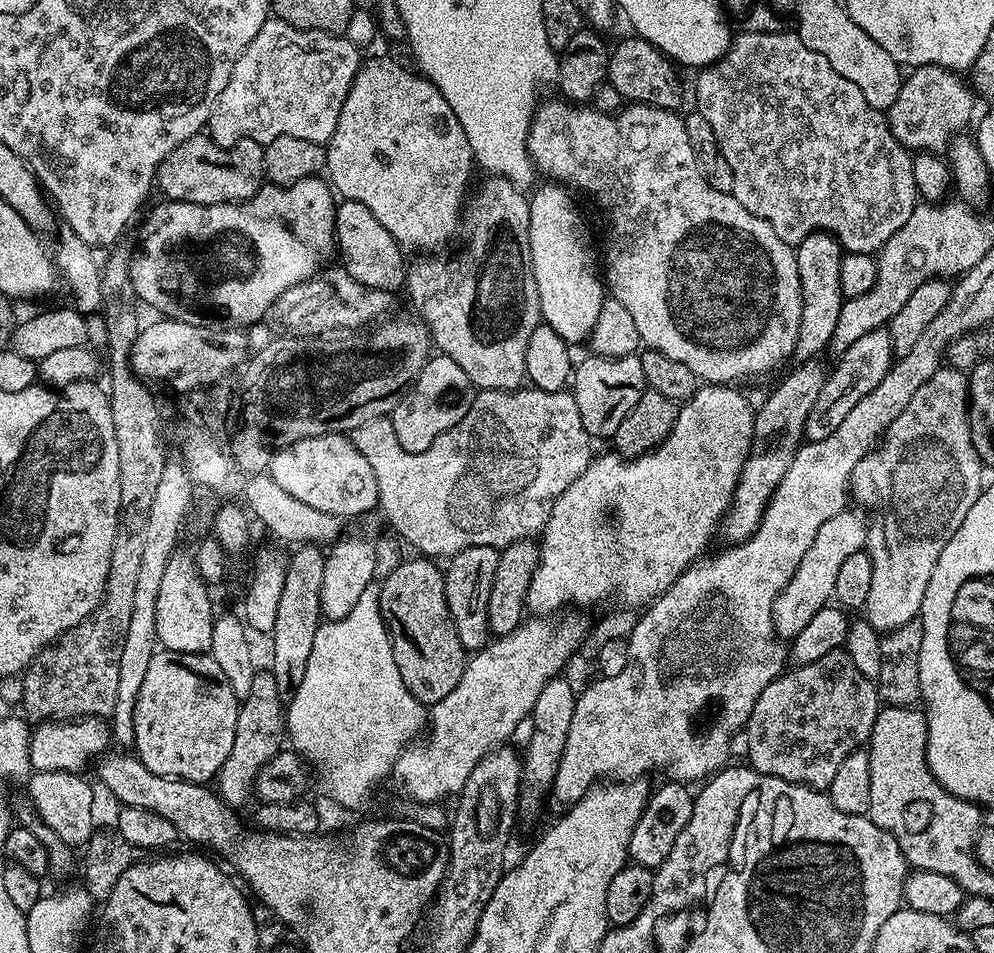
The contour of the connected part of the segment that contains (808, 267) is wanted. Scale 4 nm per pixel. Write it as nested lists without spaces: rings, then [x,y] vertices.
[[[812,232],[802,243],[795,245],[794,251],[804,307],[794,356],[797,361],[803,362],[819,357],[819,352],[831,345],[834,326],[838,326],[838,314],[842,314],[845,301],[838,280],[842,249],[831,232]]]

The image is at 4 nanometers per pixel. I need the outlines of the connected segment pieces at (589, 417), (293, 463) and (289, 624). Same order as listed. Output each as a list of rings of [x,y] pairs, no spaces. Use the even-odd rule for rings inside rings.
[[[588,354],[581,364],[579,361],[575,365],[570,391],[578,402],[578,414],[582,414],[582,426],[586,426],[589,436],[615,437],[618,426],[622,426],[622,418],[634,410],[634,402],[646,391],[639,355],[610,358]]]
[[[342,432],[302,438],[290,446],[275,449],[270,475],[282,490],[298,498],[298,502],[306,502],[306,506],[314,506],[314,510],[341,518],[360,516],[380,503],[378,482],[374,470],[370,470],[370,462],[358,454],[351,439]]]
[[[299,545],[293,552],[285,563],[281,599],[278,601],[277,617],[274,618],[274,630],[270,634],[270,670],[282,698],[291,697],[298,682],[302,682],[310,650],[314,646],[314,635],[322,623],[321,588],[325,573],[325,553],[319,545]]]

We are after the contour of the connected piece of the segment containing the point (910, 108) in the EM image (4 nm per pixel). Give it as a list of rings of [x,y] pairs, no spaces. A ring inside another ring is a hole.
[[[922,64],[913,67],[909,72],[912,73],[903,77],[898,98],[894,98],[894,106],[886,110],[890,130],[909,153],[947,153],[953,136],[961,135],[967,129],[964,127],[973,123],[972,111],[976,108],[977,97],[969,81],[959,80],[956,77],[959,75],[951,68]]]

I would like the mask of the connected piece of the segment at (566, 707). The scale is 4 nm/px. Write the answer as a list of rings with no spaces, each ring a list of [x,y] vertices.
[[[564,679],[548,680],[546,686],[542,686],[542,694],[538,694],[538,702],[534,702],[532,707],[532,733],[528,736],[528,749],[523,749],[522,752],[523,807],[524,804],[528,808],[538,807],[544,792],[546,796],[556,778],[566,738],[570,734],[570,722],[574,718],[574,706],[578,695],[577,689],[572,689],[571,682]]]

